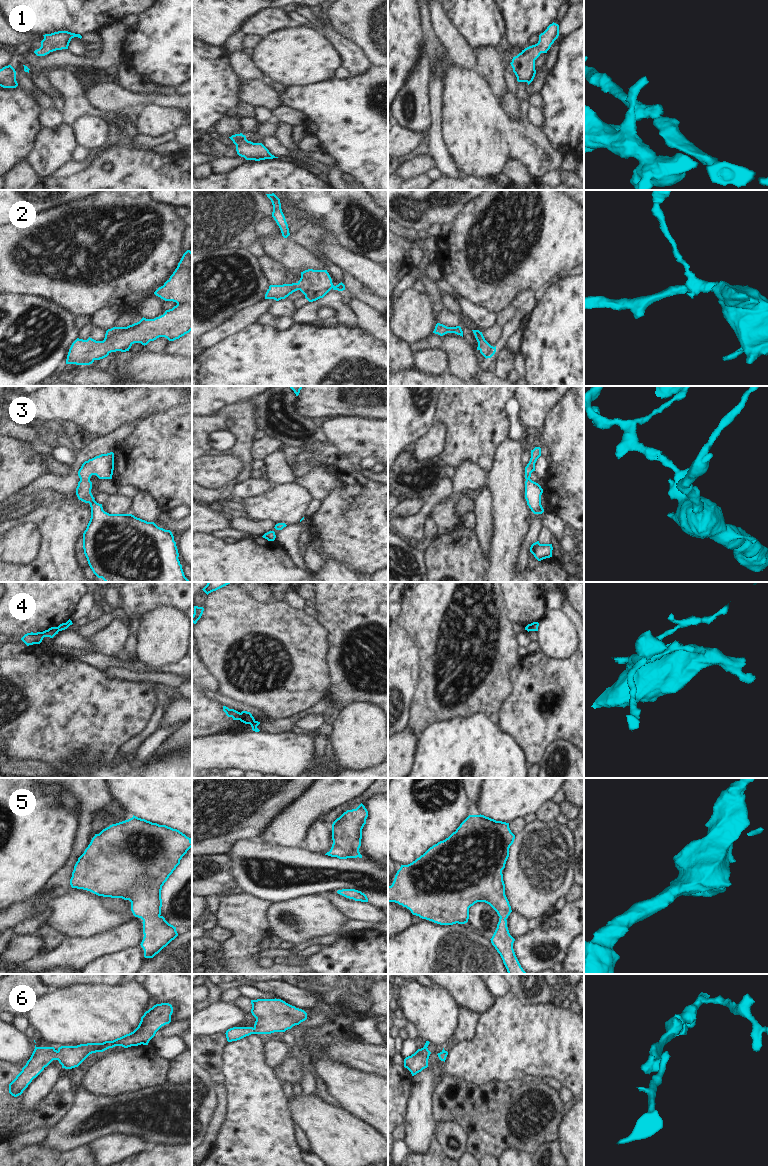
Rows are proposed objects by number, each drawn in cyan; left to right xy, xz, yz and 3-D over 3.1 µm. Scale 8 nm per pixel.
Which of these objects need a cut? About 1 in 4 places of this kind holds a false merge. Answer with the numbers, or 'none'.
4.

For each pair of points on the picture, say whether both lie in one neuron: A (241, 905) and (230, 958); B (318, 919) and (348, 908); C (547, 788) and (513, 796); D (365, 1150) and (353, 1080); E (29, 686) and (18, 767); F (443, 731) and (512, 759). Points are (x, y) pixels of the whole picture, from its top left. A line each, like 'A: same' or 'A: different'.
A: same
B: different
C: same
D: different
E: different
F: same

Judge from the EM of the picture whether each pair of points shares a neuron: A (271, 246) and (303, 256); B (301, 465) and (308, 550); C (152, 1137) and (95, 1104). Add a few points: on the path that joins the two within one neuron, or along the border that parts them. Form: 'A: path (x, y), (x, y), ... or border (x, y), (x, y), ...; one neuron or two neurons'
A: path (279, 248), (295, 256); one neuron
B: border (311, 535), (315, 541), (315, 548), (320, 553); two neurons
C: path (138, 1123), (126, 1120), (115, 1110), (109, 1110); one neuron

